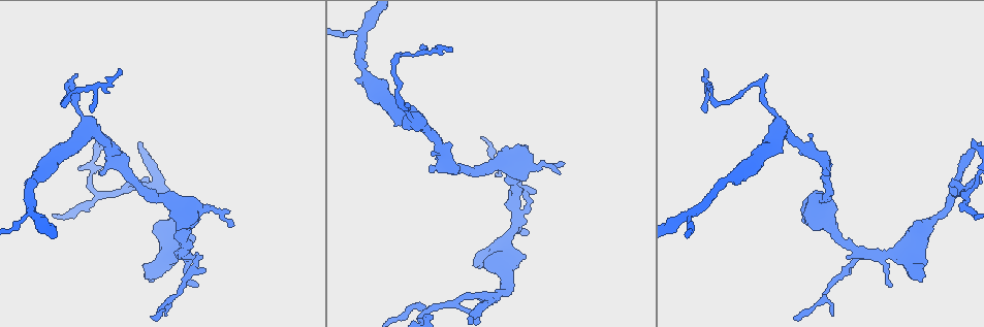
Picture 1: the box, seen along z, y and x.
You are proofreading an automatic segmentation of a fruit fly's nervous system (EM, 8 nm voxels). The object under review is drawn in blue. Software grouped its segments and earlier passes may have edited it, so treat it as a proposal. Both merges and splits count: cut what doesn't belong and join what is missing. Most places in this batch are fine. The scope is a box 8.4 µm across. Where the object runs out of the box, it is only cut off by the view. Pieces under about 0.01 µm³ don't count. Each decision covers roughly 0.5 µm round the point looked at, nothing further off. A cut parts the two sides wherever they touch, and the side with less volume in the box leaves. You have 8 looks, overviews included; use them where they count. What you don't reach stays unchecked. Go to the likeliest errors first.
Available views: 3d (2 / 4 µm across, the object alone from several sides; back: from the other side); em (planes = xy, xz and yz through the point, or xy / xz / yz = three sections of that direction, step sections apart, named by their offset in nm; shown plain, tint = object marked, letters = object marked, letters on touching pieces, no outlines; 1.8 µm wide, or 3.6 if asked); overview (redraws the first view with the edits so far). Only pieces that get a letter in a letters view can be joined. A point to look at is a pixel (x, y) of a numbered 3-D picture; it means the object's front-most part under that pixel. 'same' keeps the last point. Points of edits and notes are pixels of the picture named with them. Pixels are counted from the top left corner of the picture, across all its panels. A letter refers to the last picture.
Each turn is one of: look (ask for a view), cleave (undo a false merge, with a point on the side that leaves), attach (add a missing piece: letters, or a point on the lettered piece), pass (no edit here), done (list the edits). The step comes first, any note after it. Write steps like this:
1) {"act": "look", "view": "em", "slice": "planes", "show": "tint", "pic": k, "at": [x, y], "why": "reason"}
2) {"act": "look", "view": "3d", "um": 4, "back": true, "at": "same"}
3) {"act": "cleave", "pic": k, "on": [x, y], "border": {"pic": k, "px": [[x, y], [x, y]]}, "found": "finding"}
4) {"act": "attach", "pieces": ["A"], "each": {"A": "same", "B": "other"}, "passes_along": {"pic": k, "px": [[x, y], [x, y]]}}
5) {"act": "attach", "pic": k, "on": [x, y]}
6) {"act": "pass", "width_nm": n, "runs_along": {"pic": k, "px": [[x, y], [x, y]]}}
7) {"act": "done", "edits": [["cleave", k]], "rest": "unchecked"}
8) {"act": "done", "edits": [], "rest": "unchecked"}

{"act": "look", "view": "em", "slice": "planes", "show": "tint", "pic": 1, "at": [515, 208], "why": "arms part here"}

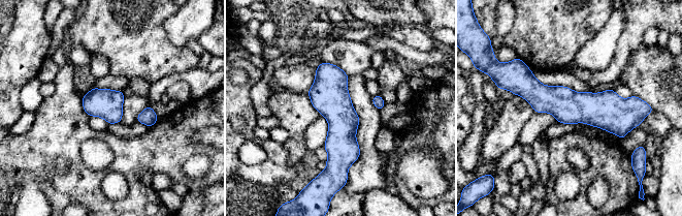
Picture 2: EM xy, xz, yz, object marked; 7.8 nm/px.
{"act": "look", "view": "em", "slice": "planes", "show": "letters", "at": "same"}

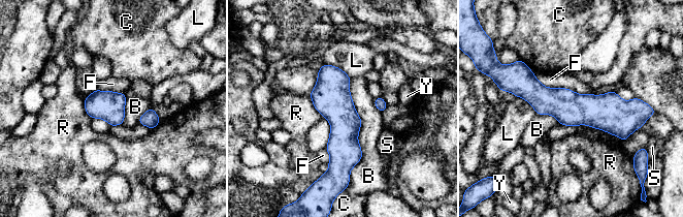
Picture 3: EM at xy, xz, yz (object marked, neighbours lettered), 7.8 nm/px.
{"act": "pass", "width_nm": 220, "each": {"B": "other", "C": "other", "F": "other", "L": "other", "R": "other", "S": "other", "Y": "other"}, "border": {"pic": 3, "px": [[349, 78], [361, 121], [350, 181]]}, "found": "all the same cell"}

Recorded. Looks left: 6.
{"act": "look", "view": "em", "slice": "planes", "show": "letters", "pic": 1, "at": [754, 83], "why": "abrupt turn"}

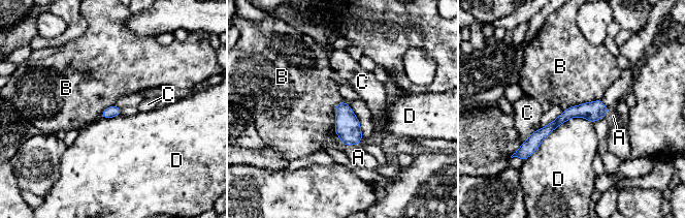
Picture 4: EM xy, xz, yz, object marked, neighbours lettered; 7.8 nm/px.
{"act": "pass", "each": {"A": "other", "B": "other", "C": "other", "D": "other"}, "border": {"pic": 4, "px": [[600, 98], [571, 105], [564, 110]]}, "found": "one cell here"}

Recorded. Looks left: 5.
{"act": "look", "view": "em", "slice": "xz", "step": 4, "show": "tint", "pic": 1, "at": [101, 173], "why": "an open end"}

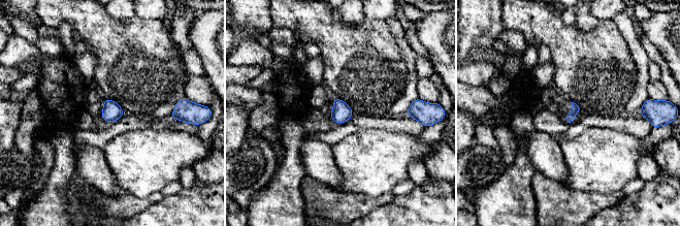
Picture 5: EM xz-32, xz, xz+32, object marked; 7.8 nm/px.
{"act": "look", "view": "em", "slice": "planes", "show": "tint", "at": "same", "why": "another direction"}

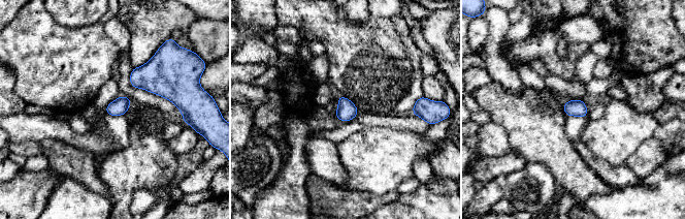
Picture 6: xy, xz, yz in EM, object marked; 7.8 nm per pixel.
{"act": "look", "view": "em", "slice": "planes", "show": "letters", "at": "same"}

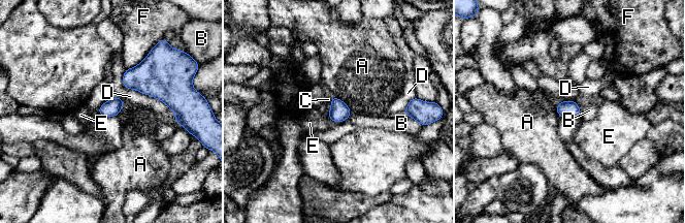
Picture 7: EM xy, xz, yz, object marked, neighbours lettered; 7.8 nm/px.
{"act": "pass", "width_nm": 130, "longest_contact_nm": ["D", 550], "each": {"A": "other", "B": "other", "C": "other", "D": "other", "E": "other", "F": "other"}, "found": "none of them fits"}

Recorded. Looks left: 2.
{"act": "done", "edits": [], "rest": "unchecked"}

